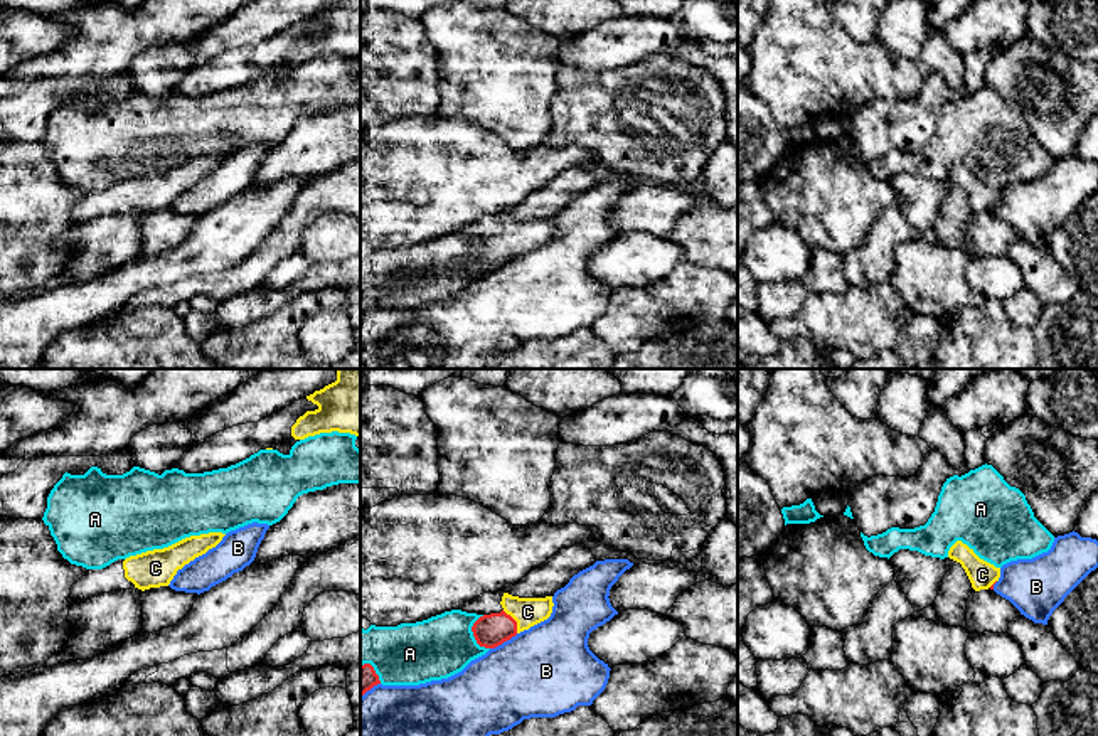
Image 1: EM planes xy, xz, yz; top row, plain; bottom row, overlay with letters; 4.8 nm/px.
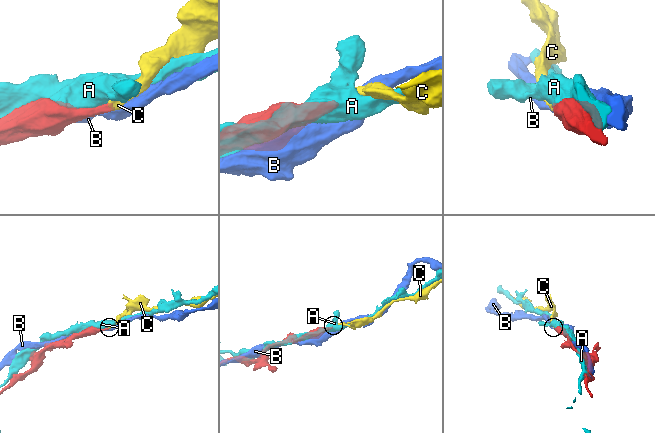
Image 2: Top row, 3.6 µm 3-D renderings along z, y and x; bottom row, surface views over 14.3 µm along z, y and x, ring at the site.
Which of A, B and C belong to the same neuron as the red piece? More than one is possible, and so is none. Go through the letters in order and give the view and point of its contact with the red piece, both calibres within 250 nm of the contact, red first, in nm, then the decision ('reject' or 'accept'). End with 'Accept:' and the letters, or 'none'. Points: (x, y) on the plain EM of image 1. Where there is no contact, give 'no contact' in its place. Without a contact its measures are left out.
A: xz (474, 256) | 160/300 nm | reject
B: xz (504, 263) | 160/440 nm | reject
C: xz (514, 243) | 160/140 nm | accept
Accept: C

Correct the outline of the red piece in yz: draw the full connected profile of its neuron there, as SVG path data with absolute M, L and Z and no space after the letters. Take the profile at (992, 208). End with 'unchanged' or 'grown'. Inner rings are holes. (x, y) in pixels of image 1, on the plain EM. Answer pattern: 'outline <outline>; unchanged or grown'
outline M957 163L950 170L948 180L962 187L975 214L994 212L994 205L1000 200L1000 190L980 182L973 172L962 163Z; grown

